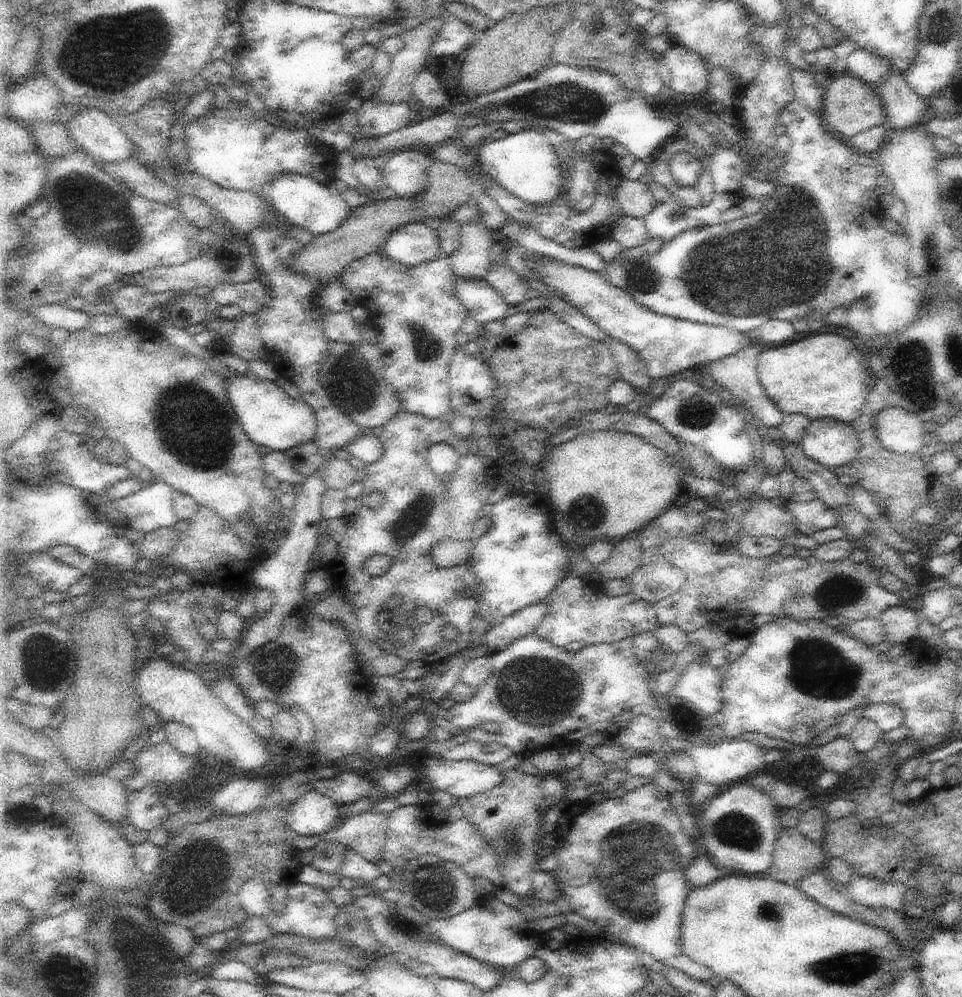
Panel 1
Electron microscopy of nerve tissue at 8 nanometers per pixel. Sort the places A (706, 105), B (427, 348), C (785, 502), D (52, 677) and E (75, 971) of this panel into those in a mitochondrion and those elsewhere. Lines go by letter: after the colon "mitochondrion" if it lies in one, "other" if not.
A: other
B: mitochondrion
C: other
D: other
E: mitochondrion

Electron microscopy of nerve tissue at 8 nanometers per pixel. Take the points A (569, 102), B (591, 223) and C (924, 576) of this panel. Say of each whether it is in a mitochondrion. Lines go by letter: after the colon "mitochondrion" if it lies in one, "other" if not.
A: mitochondrion
B: other
C: other

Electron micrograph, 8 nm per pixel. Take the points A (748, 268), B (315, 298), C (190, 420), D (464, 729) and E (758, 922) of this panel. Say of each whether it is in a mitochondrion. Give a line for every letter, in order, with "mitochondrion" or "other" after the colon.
A: mitochondrion
B: mitochondrion
C: mitochondrion
D: other
E: other

